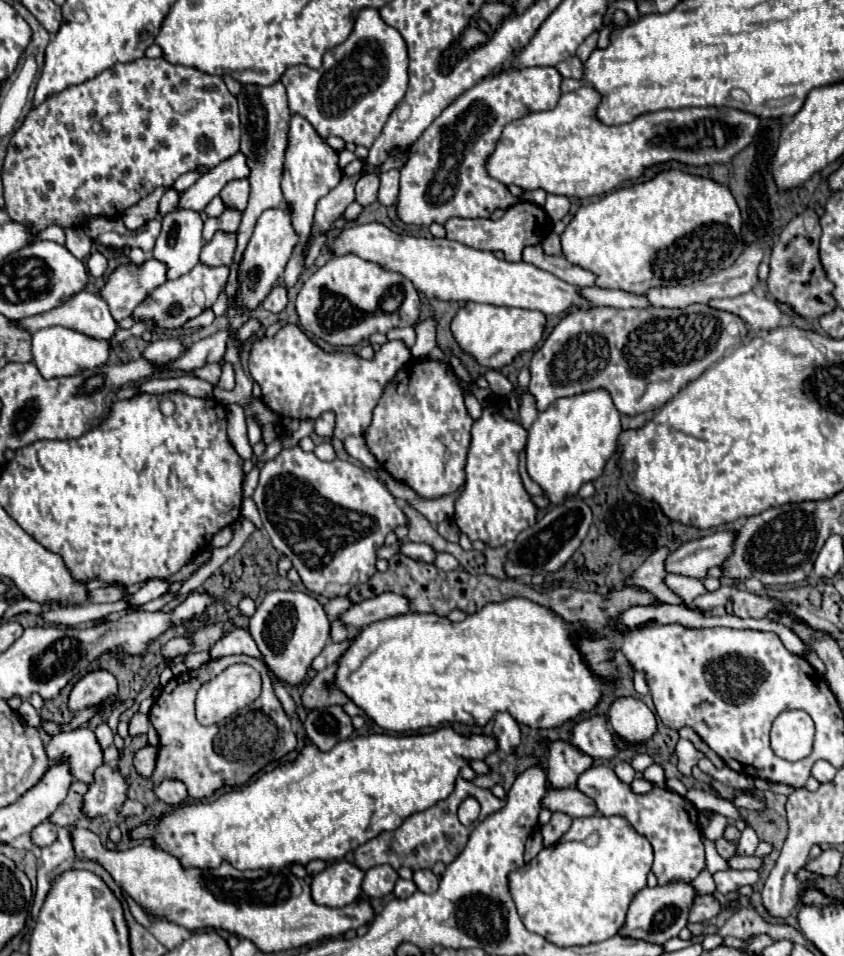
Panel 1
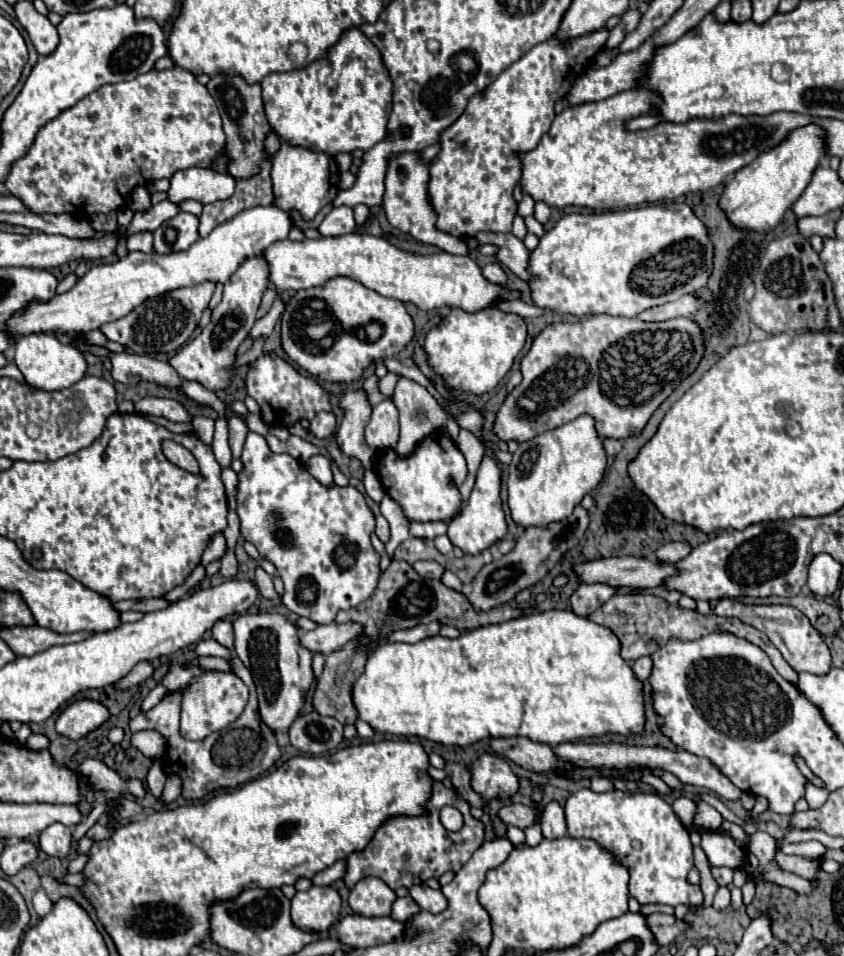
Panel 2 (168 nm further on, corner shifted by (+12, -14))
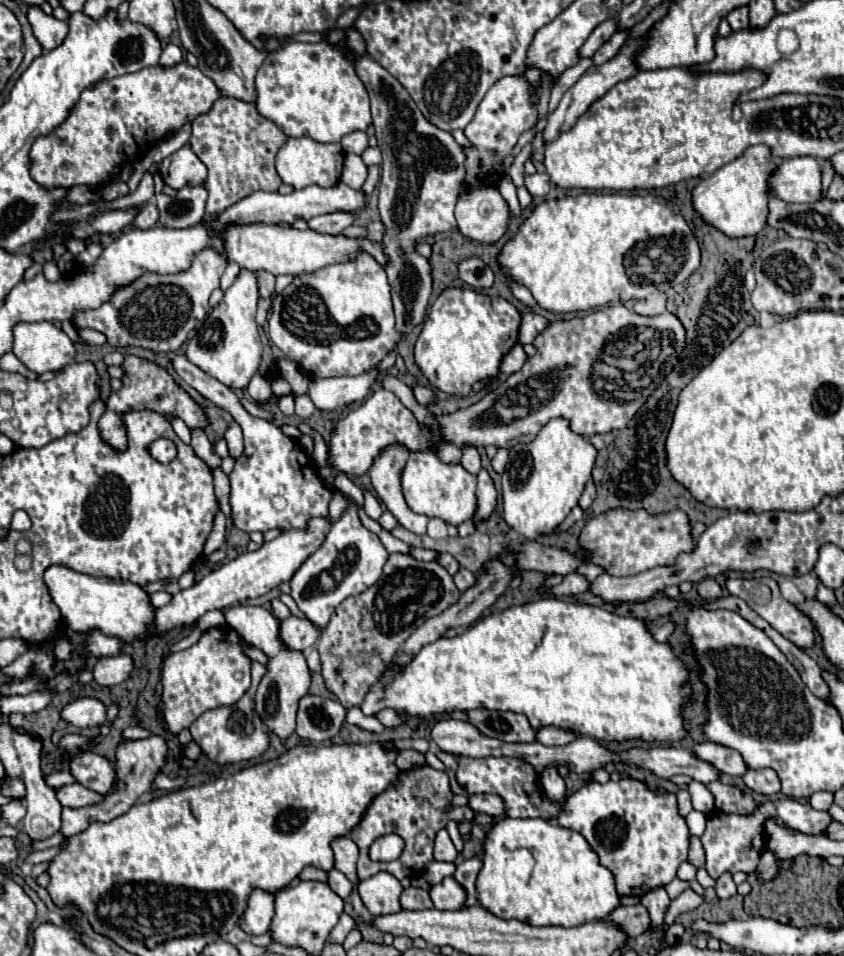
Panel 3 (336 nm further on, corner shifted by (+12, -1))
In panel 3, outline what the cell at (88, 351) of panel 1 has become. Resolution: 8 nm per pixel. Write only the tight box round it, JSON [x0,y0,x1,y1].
[14,321,76,373]

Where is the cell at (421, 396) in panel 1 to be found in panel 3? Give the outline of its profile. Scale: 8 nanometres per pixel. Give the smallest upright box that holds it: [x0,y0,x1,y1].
[402,453,476,525]

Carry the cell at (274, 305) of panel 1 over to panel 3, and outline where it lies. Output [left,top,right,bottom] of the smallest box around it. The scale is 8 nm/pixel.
[256,271,276,297]

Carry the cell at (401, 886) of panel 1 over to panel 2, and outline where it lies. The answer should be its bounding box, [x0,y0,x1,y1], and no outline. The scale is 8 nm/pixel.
[390,896,420,922]

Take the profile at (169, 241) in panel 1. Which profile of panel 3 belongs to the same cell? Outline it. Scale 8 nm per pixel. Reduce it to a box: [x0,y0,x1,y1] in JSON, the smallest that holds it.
[156,185,208,229]

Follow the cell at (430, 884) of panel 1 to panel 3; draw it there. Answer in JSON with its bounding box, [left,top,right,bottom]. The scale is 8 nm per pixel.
[430,877,466,911]

